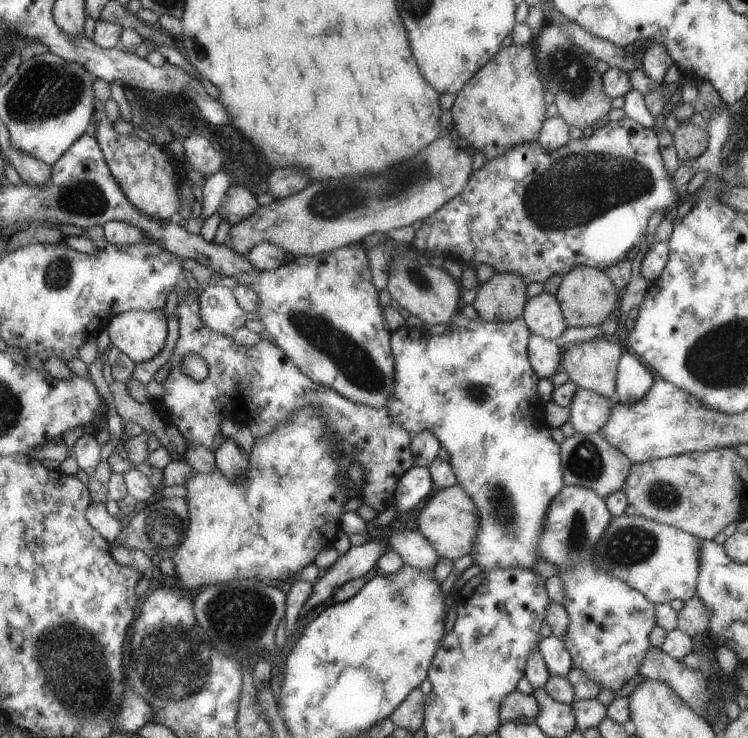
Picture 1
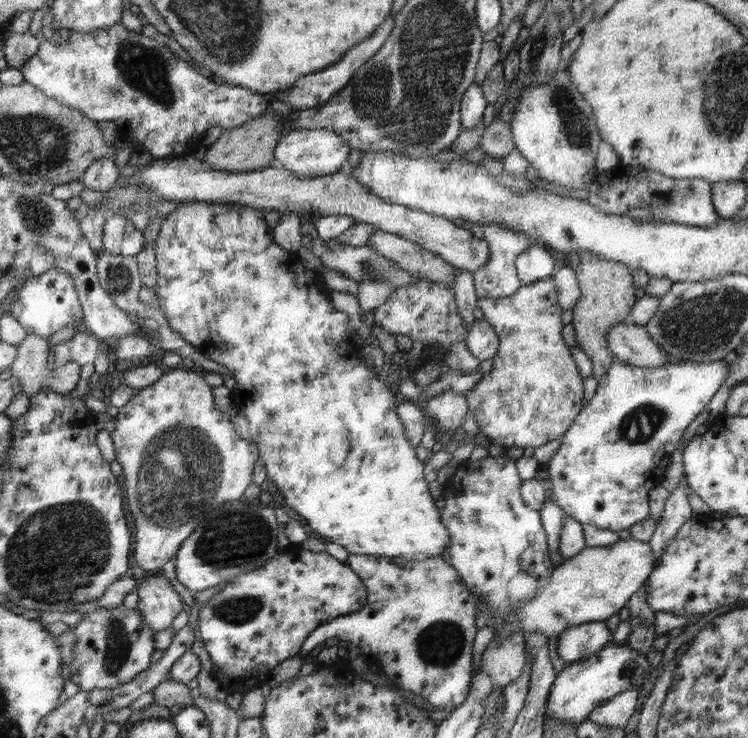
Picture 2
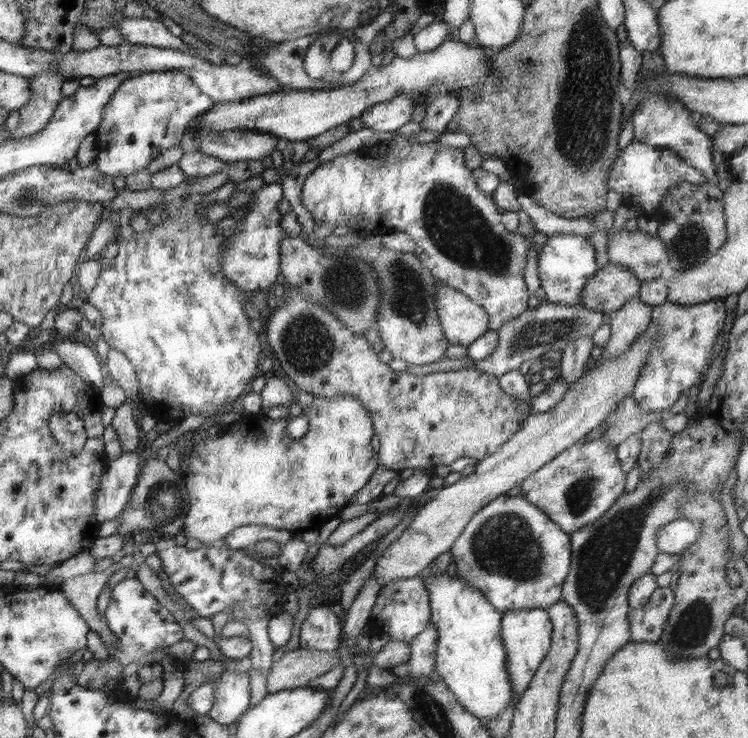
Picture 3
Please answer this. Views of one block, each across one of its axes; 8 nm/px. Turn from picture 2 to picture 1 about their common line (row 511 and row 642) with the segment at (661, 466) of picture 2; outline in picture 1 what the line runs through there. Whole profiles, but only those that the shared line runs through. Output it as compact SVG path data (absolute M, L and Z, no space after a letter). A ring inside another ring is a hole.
M564 485L555 496L547 514L539 553L544 561L558 566L558 576L564 582L564 608L570 616L564 644L571 652L574 666L586 672L592 682L600 682L602 690L618 692L638 674L644 656L650 650L648 634L656 626L654 603L627 581L602 572L595 559L598 544L613 516L606 500L592 488Z

